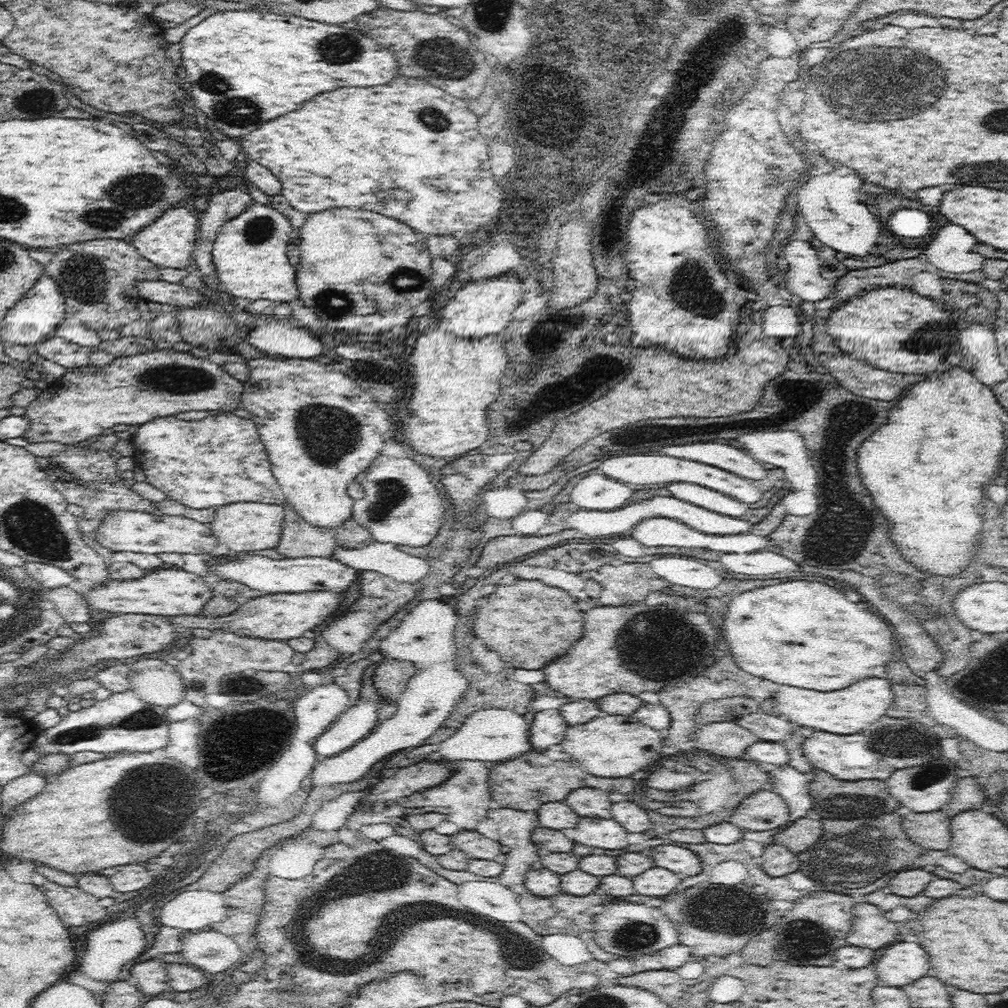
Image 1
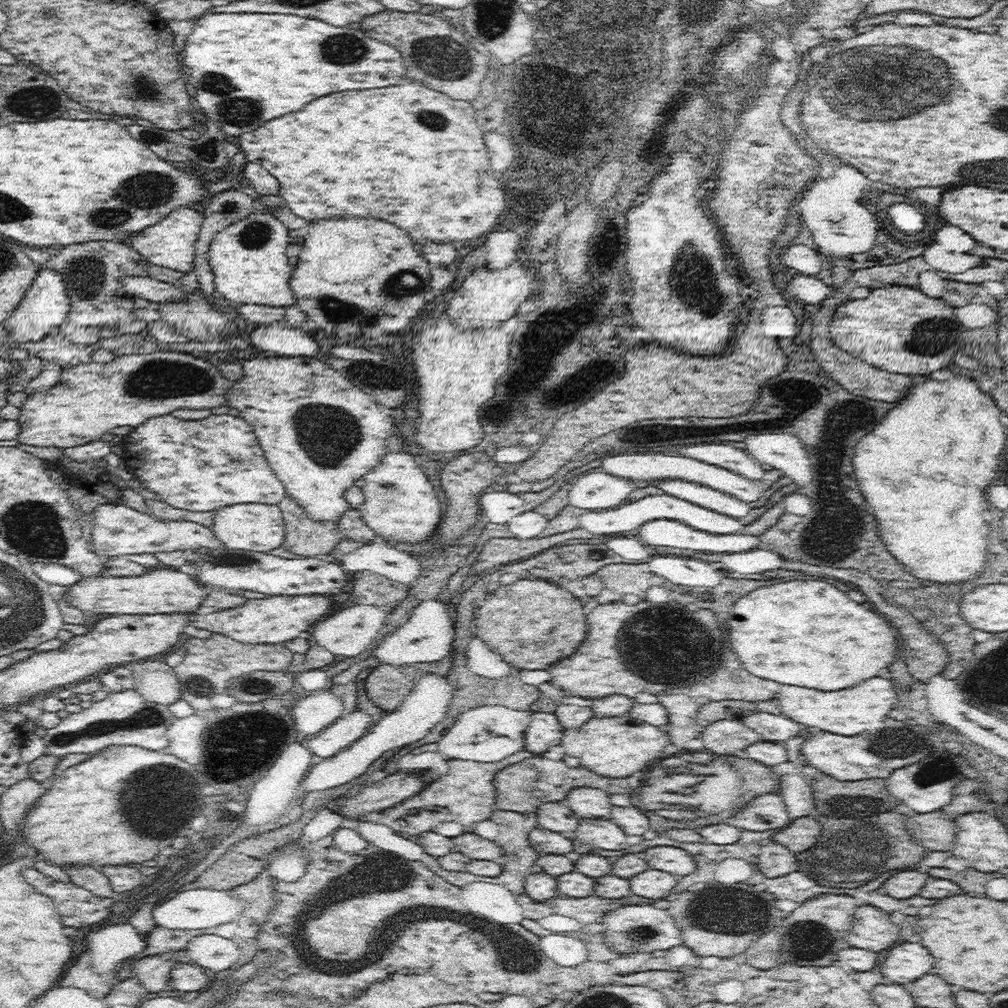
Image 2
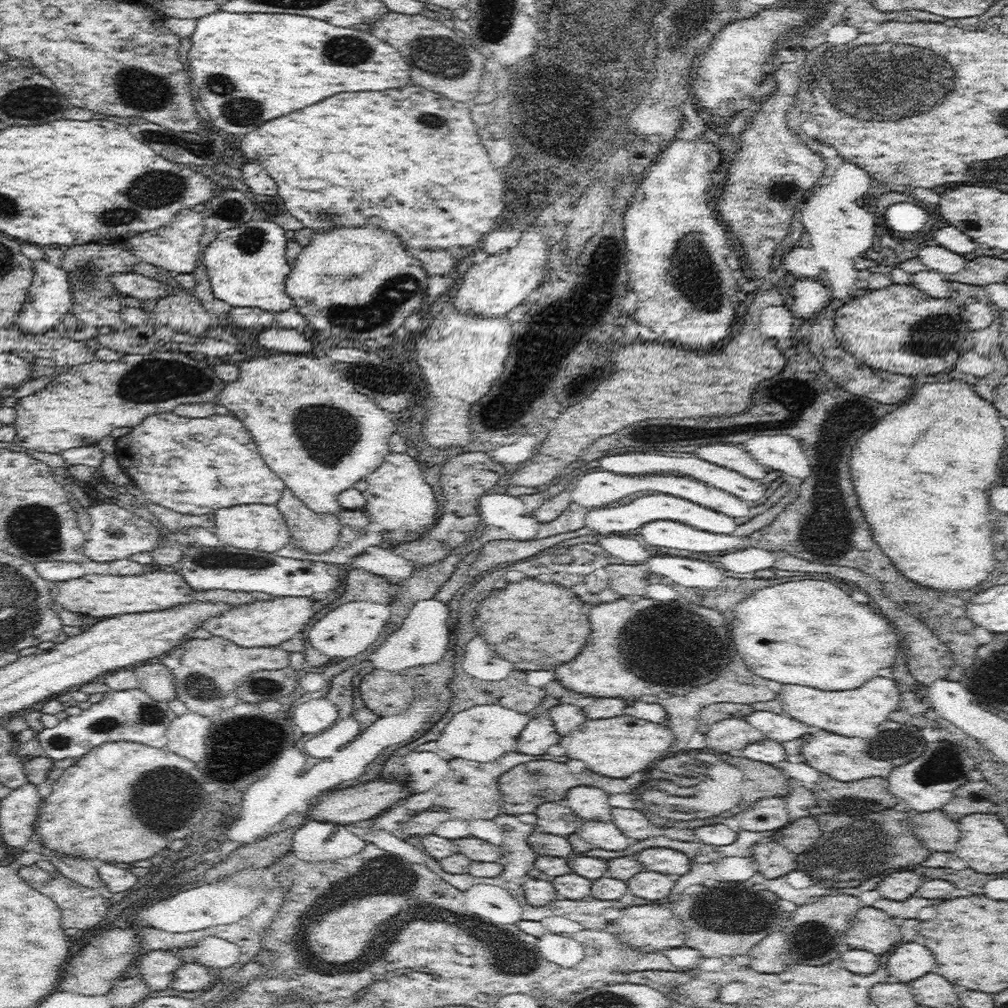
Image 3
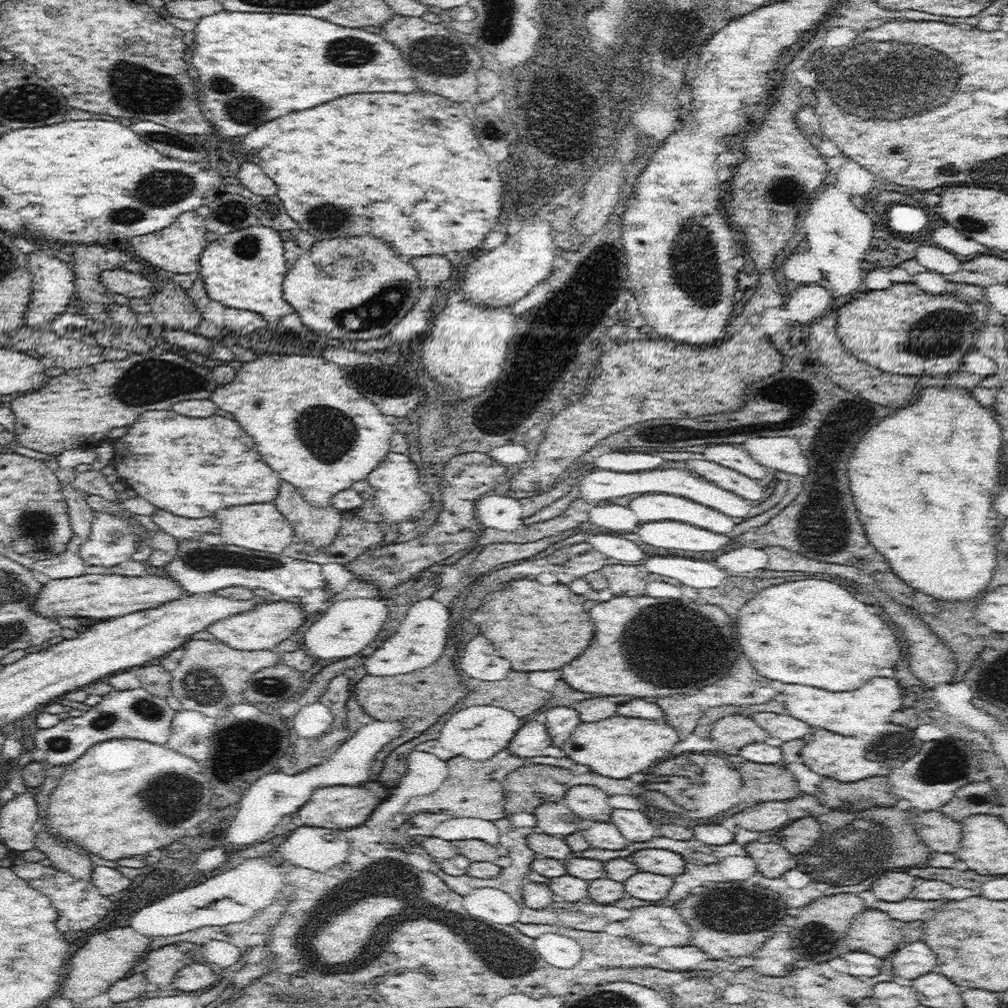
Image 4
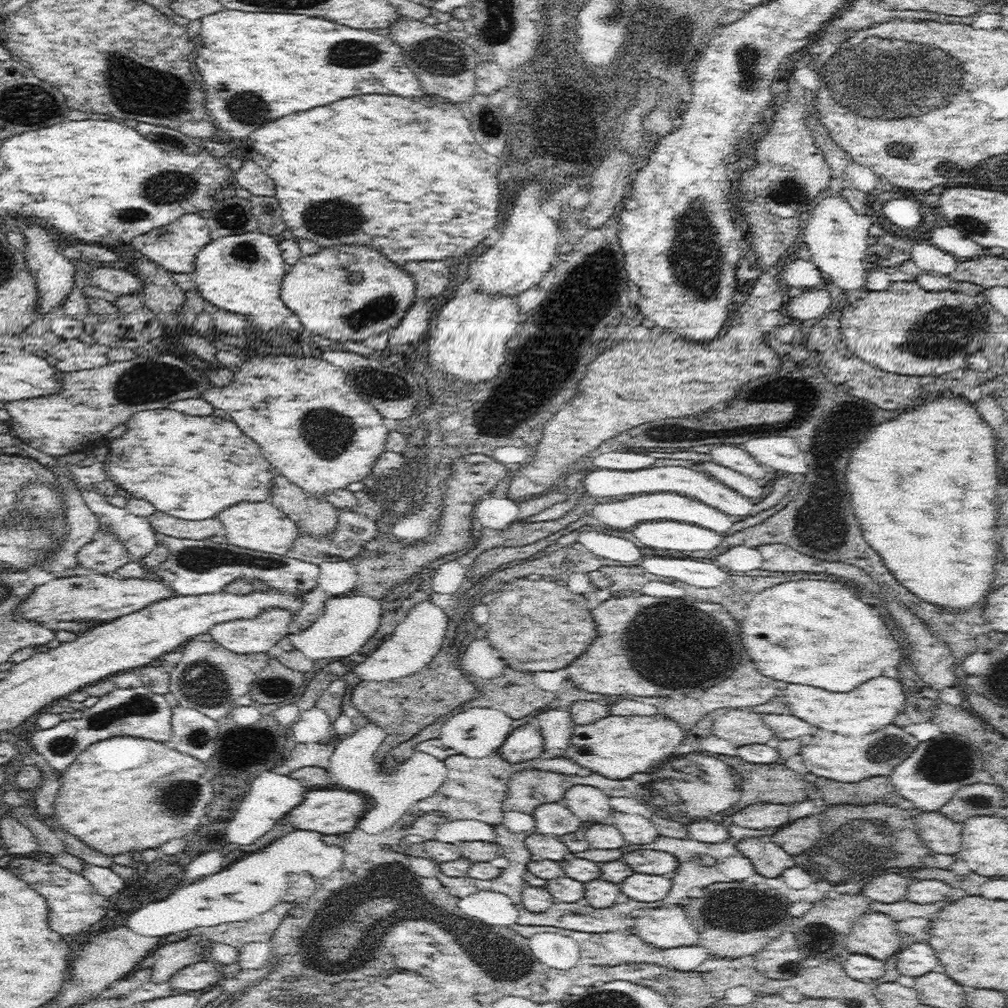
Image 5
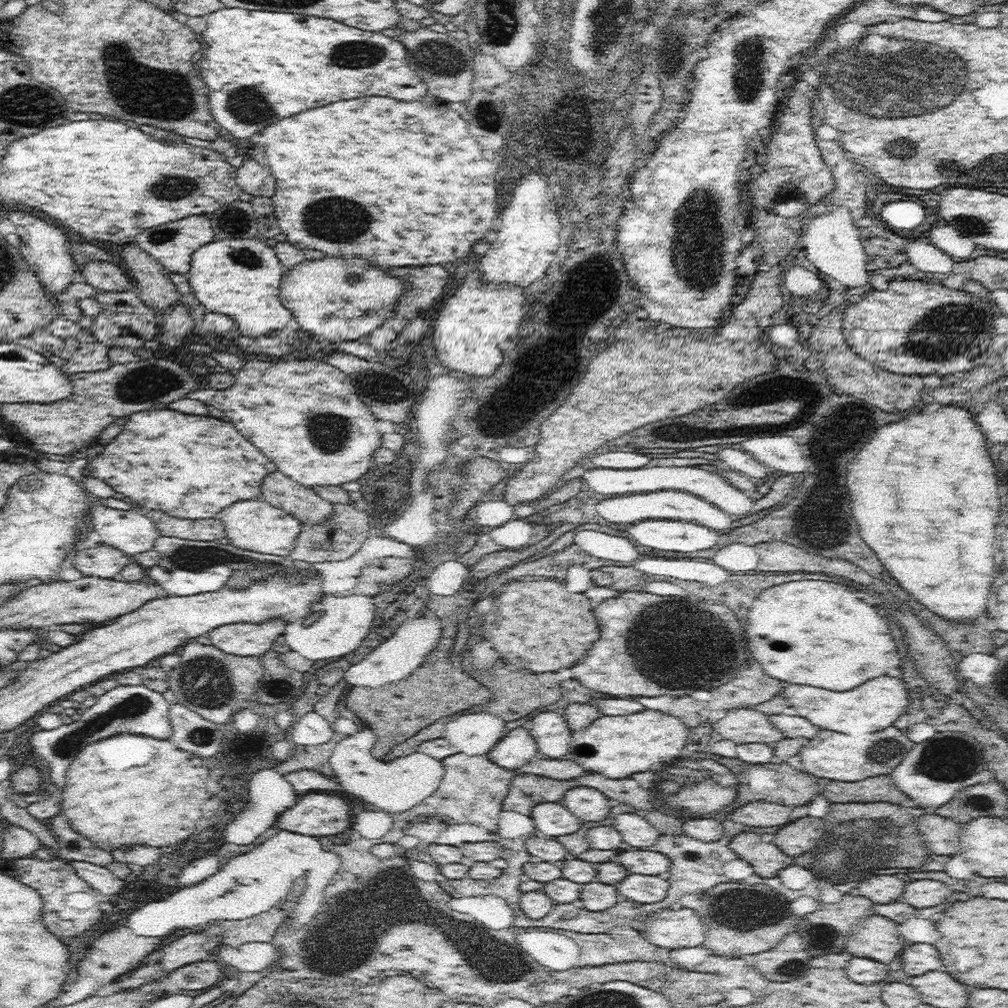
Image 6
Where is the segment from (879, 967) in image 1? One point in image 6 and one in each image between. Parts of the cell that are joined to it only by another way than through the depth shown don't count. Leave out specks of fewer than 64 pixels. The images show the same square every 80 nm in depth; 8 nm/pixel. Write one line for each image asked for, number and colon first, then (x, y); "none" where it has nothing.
2: (903, 963)
3: (909, 961)
4: (914, 960)
5: (917, 959)
6: (918, 958)

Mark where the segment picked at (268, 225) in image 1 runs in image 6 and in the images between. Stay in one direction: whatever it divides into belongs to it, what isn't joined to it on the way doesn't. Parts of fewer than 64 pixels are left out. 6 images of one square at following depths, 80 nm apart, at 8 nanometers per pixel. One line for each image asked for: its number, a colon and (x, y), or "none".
2: (248, 258)
3: (246, 265)
4: (245, 269)
5: (242, 273)
6: (241, 277)

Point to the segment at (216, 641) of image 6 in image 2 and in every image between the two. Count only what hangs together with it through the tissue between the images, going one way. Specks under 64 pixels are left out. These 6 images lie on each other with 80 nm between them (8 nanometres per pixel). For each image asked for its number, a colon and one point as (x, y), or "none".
2: (273, 620)
3: (266, 623)
4: (267, 624)
5: (259, 634)

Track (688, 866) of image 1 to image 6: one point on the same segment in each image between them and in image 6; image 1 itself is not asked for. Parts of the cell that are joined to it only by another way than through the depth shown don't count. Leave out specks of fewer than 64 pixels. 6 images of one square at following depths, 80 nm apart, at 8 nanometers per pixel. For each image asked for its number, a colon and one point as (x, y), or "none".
2: (676, 861)
3: (666, 861)
4: (658, 861)
5: (655, 862)
6: (642, 861)

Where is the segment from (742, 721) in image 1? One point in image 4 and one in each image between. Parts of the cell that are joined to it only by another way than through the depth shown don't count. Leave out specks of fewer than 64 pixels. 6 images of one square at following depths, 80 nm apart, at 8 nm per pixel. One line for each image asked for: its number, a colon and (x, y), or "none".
2: (770, 727)
3: (782, 728)
4: (786, 728)

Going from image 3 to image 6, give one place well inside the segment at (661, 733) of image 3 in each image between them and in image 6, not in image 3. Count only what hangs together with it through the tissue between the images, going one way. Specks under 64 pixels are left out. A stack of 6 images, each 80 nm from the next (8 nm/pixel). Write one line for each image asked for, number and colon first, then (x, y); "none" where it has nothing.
4: (617, 747)
5: (617, 747)
6: (616, 747)

